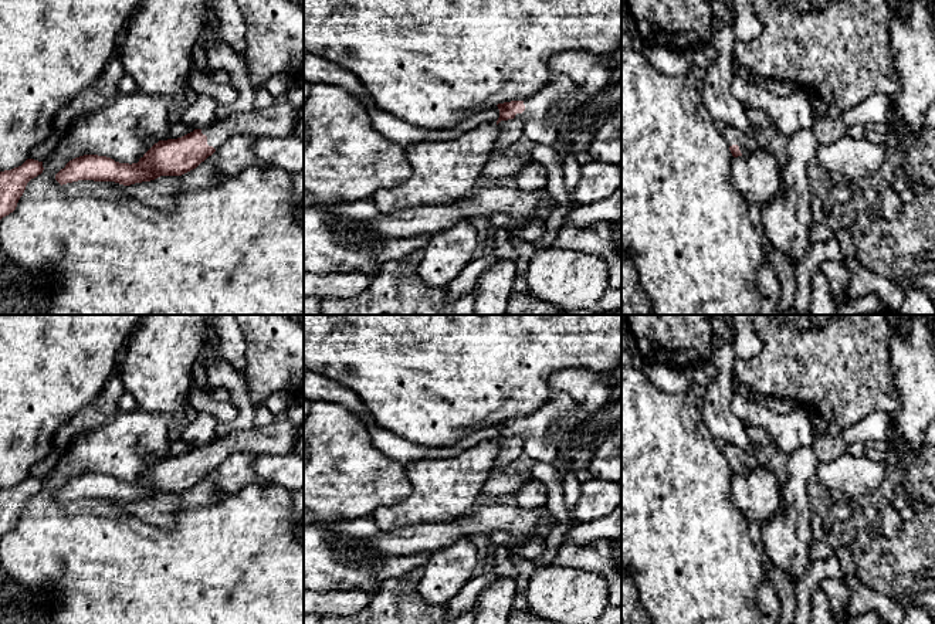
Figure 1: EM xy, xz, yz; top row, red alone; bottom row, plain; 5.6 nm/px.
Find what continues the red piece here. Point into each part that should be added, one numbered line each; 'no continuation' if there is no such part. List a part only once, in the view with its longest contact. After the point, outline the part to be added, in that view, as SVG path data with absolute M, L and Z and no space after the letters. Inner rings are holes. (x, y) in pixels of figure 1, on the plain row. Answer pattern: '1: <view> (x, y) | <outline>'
1: xy (275, 438) | M284 413L267 425L217 434L210 444L201 447L201 451L207 454L209 464L218 467L230 455L241 452L254 457L292 454L295 440L297 427Z

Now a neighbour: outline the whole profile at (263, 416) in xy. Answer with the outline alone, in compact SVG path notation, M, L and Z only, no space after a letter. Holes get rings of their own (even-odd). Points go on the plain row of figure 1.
M264 403L254 404L254 408L254 425L267 425L275 418L275 416L265 407Z

